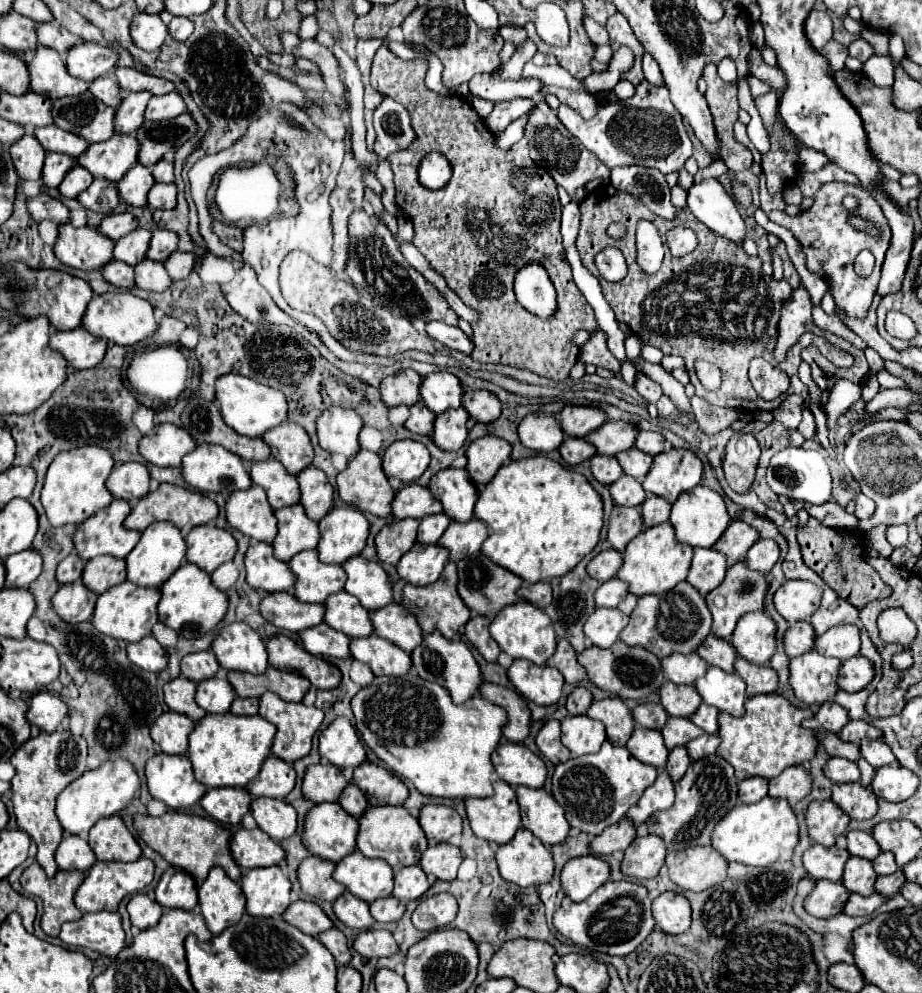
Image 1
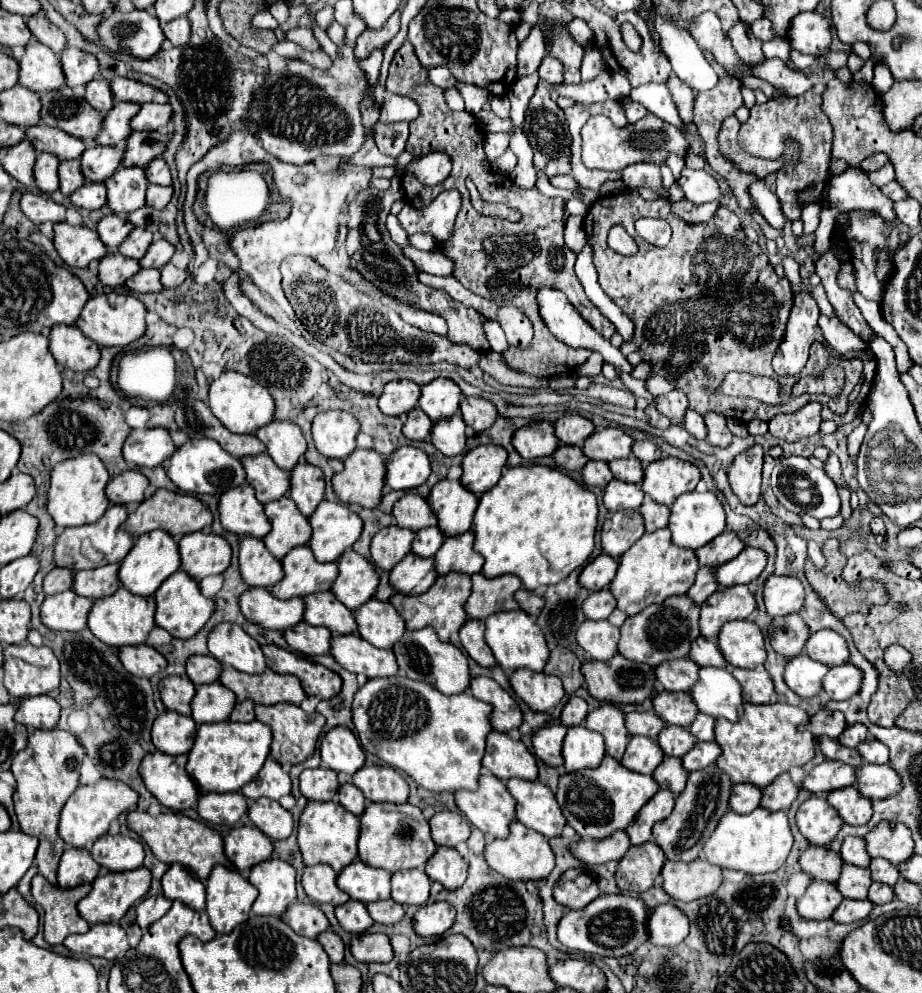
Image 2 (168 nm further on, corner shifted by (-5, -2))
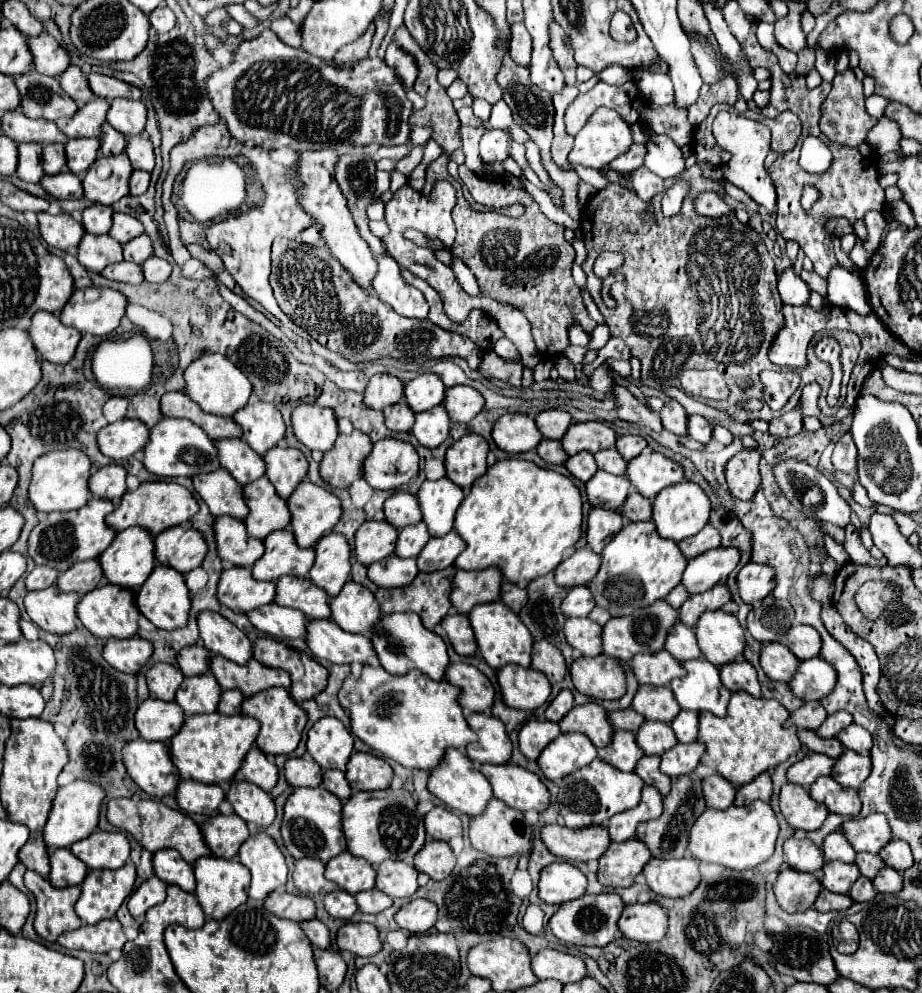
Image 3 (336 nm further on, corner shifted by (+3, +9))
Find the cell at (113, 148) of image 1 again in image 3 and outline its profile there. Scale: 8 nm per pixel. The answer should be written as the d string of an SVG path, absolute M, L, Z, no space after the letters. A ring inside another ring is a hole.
M68 139L66 143L66 167L82 177L94 163L100 149L98 139Z

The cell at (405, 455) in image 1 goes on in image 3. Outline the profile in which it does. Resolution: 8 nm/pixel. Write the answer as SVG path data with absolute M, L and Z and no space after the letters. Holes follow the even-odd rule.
M392 437L374 443L374 449L362 465L362 479L366 479L372 489L398 489L416 475L416 449L410 443Z

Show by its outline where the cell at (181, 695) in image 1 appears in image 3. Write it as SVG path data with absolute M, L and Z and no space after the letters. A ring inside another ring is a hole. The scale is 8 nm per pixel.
M156 663L146 671L146 681L150 695L164 701L174 701L174 695L184 681L184 675L176 665L168 663Z

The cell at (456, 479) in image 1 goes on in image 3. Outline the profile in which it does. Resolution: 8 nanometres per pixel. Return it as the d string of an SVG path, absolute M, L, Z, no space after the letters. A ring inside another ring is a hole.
M444 477L438 481L424 481L416 497L424 515L422 521L428 525L428 533L432 533L432 537L450 533L456 509L464 499L462 489Z

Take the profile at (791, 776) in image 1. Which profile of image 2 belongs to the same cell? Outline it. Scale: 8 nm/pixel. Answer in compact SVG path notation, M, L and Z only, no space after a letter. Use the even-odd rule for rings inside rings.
M780 774L772 784L768 784L764 788L764 796L762 796L762 806L768 810L788 810L792 806L792 802L798 796L798 786L792 782L790 774Z

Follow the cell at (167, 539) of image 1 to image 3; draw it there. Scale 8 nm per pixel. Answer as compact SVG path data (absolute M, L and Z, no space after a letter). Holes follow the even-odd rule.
M140 527L124 529L98 561L108 583L138 591L154 569L154 539Z

